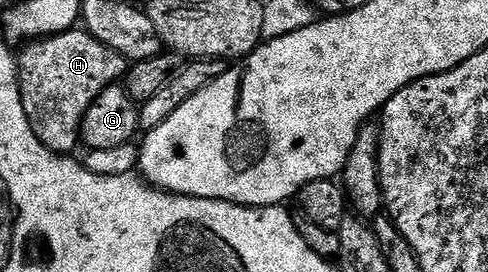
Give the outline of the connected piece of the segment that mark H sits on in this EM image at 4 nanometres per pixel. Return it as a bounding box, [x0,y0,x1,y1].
[17,28,128,154]

